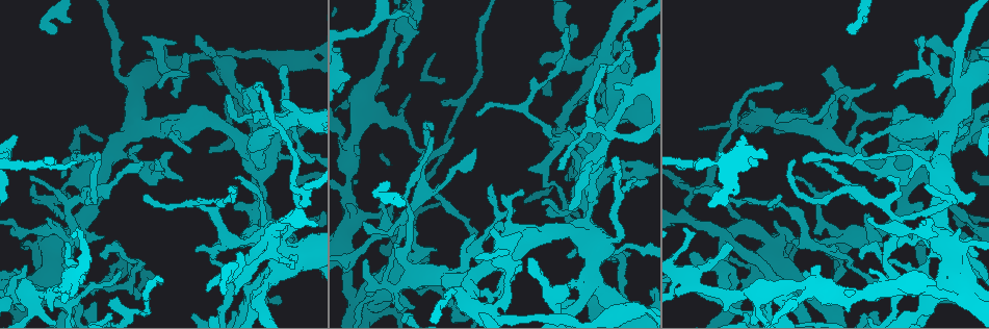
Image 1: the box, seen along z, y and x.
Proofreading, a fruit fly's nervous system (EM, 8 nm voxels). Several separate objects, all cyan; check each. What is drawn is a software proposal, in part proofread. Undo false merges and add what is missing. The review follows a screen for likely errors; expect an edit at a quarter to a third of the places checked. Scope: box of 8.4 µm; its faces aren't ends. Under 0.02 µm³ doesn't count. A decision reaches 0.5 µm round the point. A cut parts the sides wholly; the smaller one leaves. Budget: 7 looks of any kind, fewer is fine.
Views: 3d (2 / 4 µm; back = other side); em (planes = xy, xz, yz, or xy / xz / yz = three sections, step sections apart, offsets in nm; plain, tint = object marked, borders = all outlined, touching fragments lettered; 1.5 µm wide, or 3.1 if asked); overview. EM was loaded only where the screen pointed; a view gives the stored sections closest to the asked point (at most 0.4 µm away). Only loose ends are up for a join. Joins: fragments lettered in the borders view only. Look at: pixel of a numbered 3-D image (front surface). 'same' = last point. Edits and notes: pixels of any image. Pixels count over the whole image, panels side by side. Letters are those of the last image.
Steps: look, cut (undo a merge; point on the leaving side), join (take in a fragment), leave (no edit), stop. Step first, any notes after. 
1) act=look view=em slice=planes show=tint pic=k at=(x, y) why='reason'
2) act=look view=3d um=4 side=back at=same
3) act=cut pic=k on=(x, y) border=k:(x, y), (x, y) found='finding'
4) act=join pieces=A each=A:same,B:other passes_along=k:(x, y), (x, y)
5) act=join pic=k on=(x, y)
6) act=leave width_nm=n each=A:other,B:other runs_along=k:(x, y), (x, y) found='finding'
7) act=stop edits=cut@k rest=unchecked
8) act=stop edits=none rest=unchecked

act=look view=3d um=2 pic=1 at=(875, 84) why='free end'

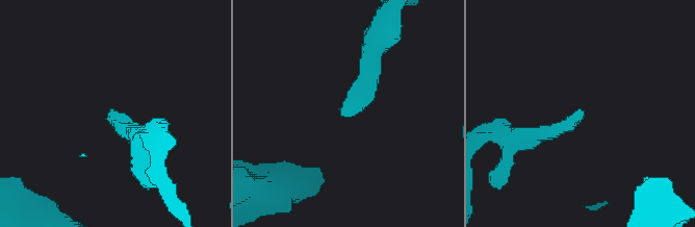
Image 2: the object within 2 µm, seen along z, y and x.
act=look view=em slice=yz step=8 show=tint pic=2 at=(340, 116)

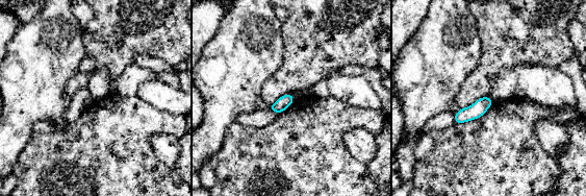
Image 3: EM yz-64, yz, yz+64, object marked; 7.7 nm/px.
act=look view=em slice=yz step=8 show=borders at=same

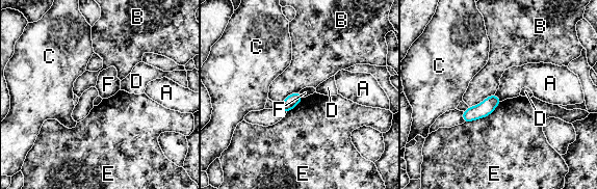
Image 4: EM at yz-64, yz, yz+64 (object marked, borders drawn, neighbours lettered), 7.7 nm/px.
act=leave longest_contact=E:340nm each=A:other,B:other,C:other,D:other,E:other,F:other found='none of them fits'

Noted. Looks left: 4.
act=look view=em slice=planes show=borders pic=1 at=(237, 256) why='branch stops here'

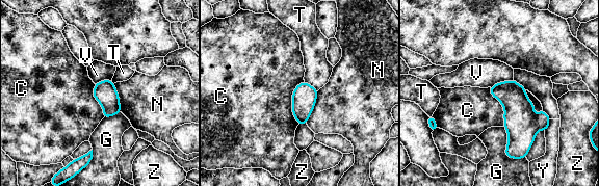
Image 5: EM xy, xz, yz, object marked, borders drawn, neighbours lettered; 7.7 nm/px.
act=leave each=C:other,G:other,N:other,T:other,V:other,Y:other,Z:other found='none of them fits'

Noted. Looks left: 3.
act=look view=em slice=xz step=4 show=tint pic=1 at=(641, 129)

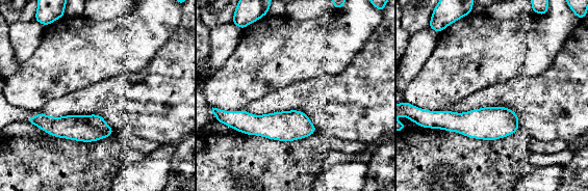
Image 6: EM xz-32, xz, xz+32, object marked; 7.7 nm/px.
act=look view=em slice=planes show=borders at=same

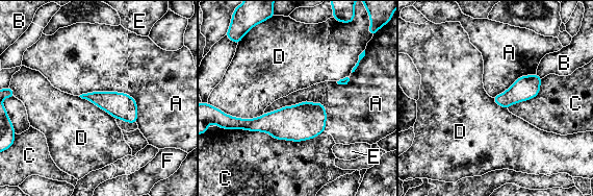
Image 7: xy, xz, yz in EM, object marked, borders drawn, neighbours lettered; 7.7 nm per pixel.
act=leave each=A:other,B:other,C:other,D:other,E:other,F:other found='continuous, no second cell'

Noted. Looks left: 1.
act=stop edits=none rest=unchecked

